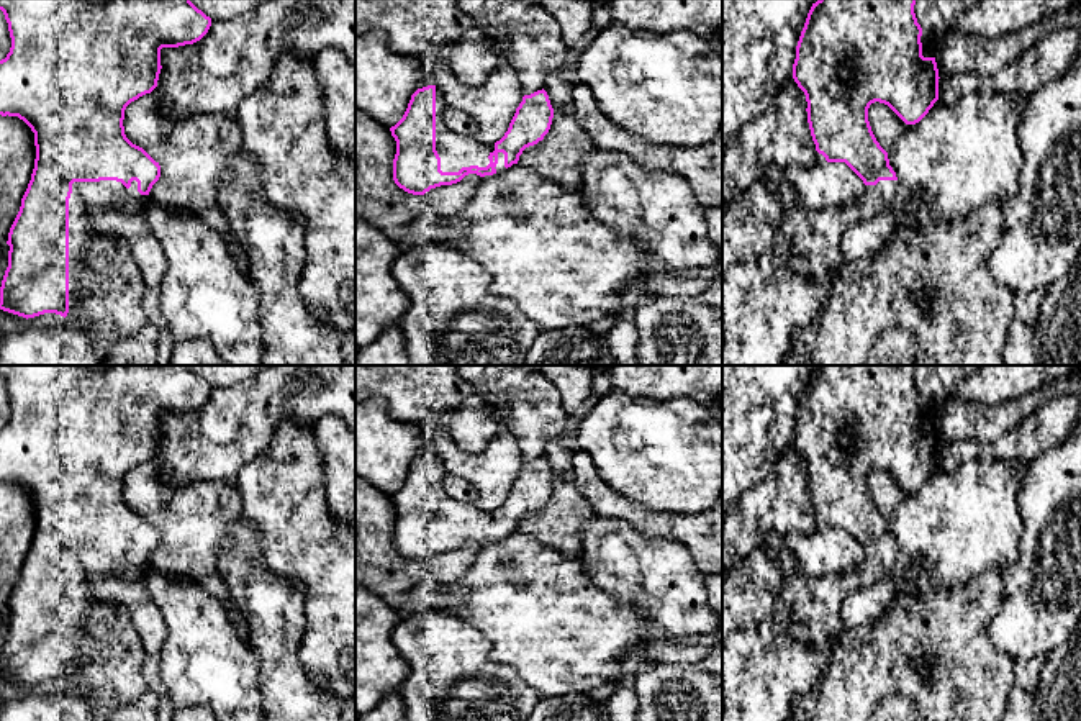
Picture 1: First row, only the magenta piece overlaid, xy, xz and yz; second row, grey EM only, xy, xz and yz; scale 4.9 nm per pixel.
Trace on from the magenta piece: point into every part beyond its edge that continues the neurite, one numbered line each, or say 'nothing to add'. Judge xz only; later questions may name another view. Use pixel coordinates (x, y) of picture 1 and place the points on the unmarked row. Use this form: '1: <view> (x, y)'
1: xz (456, 518)

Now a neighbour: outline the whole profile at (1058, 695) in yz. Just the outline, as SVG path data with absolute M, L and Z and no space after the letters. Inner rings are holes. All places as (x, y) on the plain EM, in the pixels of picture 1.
M1081 618L1066 642L1045 655L1034 721L1081 721Z

